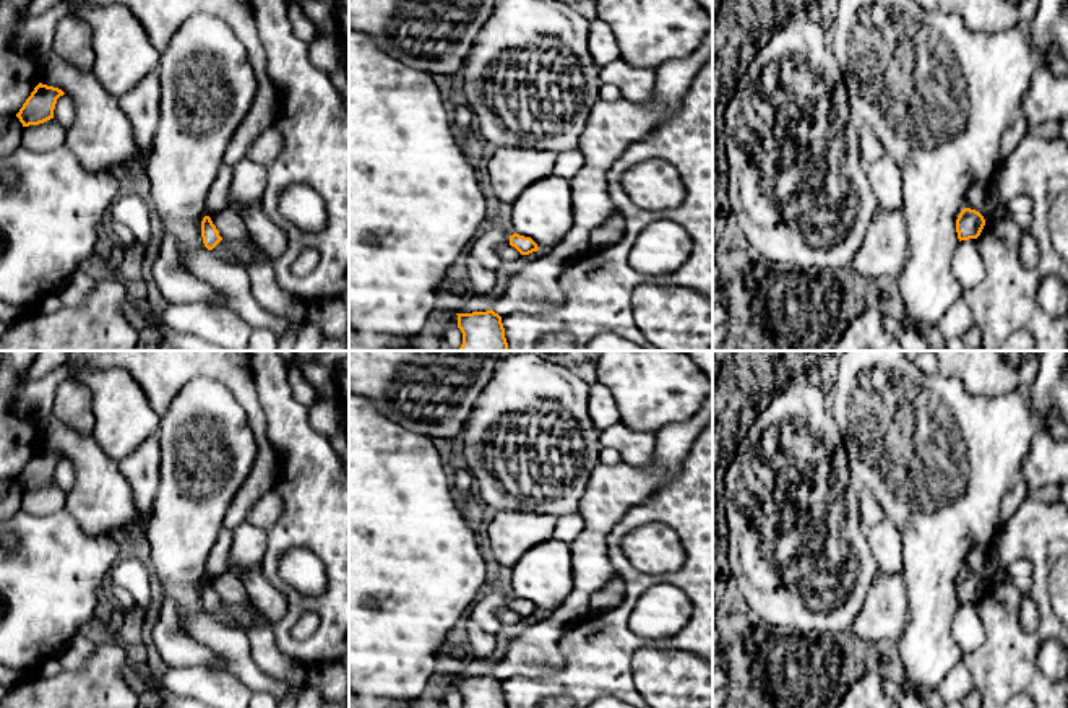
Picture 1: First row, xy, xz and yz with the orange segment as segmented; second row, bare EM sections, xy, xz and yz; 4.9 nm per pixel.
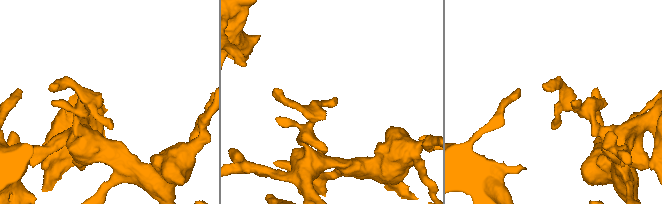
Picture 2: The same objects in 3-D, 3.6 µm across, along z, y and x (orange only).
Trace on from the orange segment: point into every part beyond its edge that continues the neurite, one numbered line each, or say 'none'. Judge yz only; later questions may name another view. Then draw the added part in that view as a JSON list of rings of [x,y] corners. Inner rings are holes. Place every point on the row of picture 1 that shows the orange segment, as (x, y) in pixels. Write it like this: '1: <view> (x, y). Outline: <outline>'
none

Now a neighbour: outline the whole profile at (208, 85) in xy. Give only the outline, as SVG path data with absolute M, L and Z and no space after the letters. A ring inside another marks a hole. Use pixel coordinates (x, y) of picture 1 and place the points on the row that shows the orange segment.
M206 13L183 21L161 52L156 73L161 84L161 119L143 162L153 209L162 224L161 248L151 274L167 304L205 302L227 309L226 297L188 268L183 253L206 248L201 237L206 196L232 135L252 107L258 81L245 45L230 26Z

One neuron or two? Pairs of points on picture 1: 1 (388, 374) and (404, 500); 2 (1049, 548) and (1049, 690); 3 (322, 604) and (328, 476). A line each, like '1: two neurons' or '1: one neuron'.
1: two neurons
2: one neuron
3: one neuron

